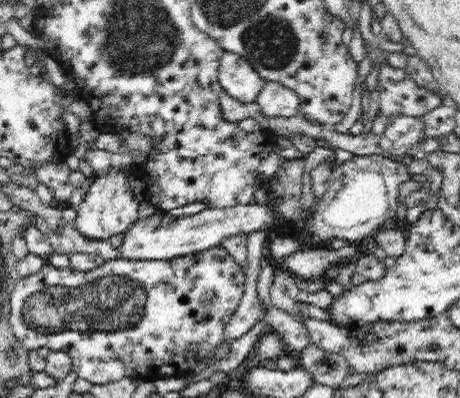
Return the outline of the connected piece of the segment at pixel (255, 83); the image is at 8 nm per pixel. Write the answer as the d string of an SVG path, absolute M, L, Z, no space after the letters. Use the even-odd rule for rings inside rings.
M224 51L219 64L218 80L223 92L241 104L256 102L267 80L239 54Z

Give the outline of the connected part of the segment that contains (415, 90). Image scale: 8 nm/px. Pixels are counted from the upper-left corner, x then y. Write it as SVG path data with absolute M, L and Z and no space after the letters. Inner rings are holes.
M383 65L377 77L379 110L388 116L402 113L423 116L442 104L439 95L418 86L405 70Z

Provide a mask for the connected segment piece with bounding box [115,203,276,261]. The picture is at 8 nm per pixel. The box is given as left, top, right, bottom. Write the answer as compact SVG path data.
M256 203L230 208L205 208L188 217L176 217L158 211L149 217L136 219L136 222L123 232L121 243L115 250L118 252L118 259L166 261L218 247L221 240L237 232L251 233L262 227L273 227L276 224L274 217L270 207Z

